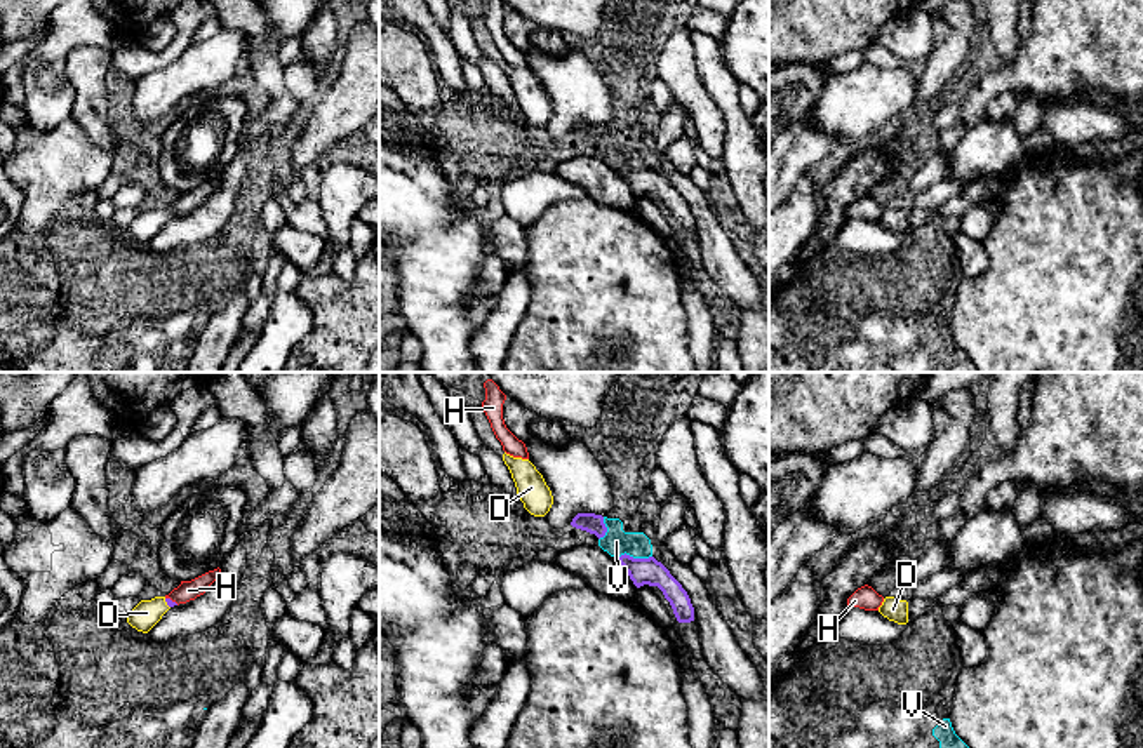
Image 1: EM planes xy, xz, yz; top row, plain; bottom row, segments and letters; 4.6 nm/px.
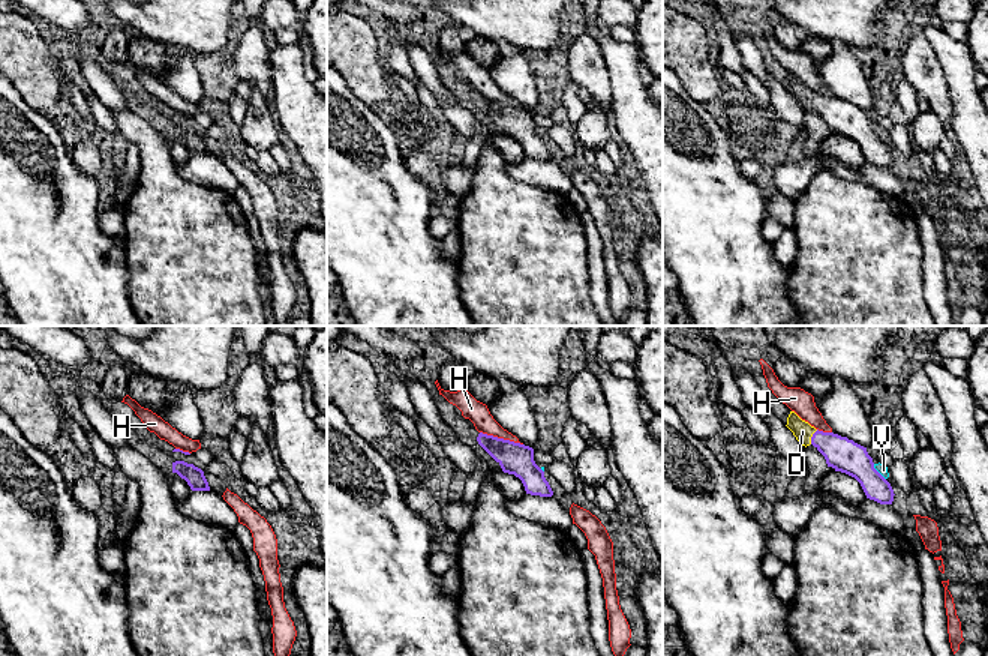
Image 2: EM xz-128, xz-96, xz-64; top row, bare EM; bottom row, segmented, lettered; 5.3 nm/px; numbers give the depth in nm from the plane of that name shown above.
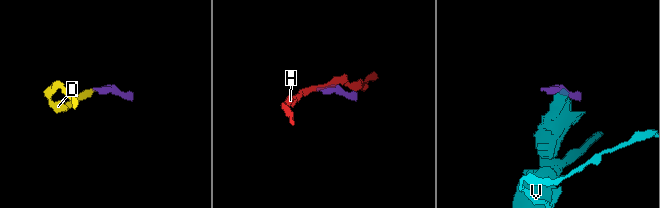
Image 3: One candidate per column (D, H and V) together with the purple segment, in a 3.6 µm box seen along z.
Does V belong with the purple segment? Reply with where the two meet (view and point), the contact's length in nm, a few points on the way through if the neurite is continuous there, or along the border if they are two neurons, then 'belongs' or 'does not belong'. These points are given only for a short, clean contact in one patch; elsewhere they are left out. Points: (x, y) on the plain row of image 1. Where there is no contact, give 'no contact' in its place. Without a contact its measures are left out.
xz (632, 167) | 160 nm | along xz (651, 166), (630, 167), (623, 164), (618, 169) | does not belong

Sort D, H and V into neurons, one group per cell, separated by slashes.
D / H / V

